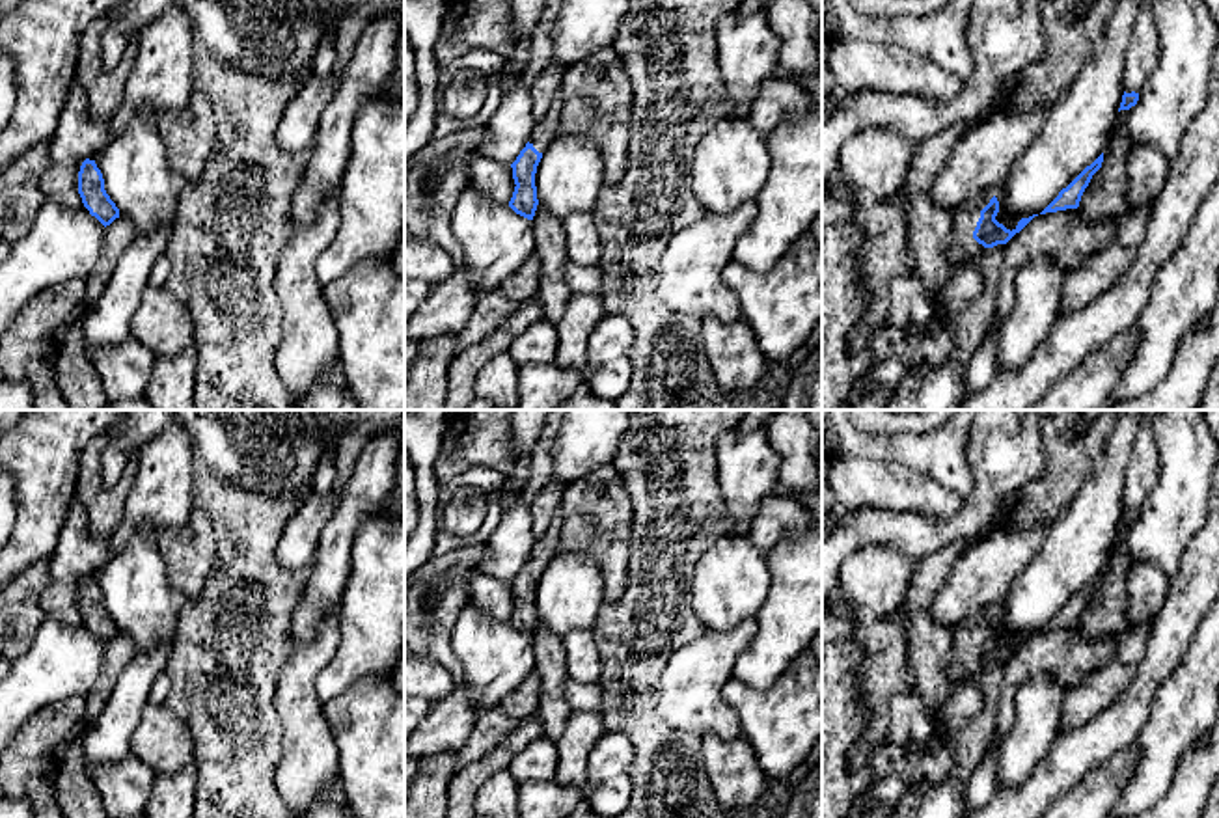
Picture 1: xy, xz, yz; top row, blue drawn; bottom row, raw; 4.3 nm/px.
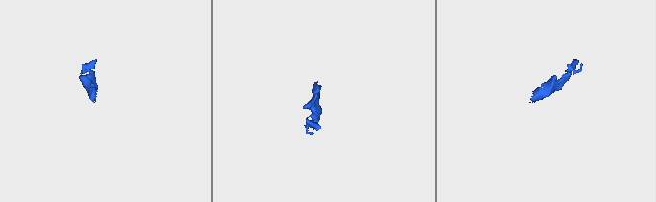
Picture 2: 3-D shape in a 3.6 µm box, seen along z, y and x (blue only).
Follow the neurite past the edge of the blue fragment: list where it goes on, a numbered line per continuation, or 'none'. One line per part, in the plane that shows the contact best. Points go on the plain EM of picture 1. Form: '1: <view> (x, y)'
1: yz (964, 638)

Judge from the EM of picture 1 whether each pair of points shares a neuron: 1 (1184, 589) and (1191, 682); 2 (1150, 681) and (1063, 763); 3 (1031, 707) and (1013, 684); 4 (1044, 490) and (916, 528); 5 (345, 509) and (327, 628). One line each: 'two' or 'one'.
1: two
2: one
3: two
4: two
5: two

